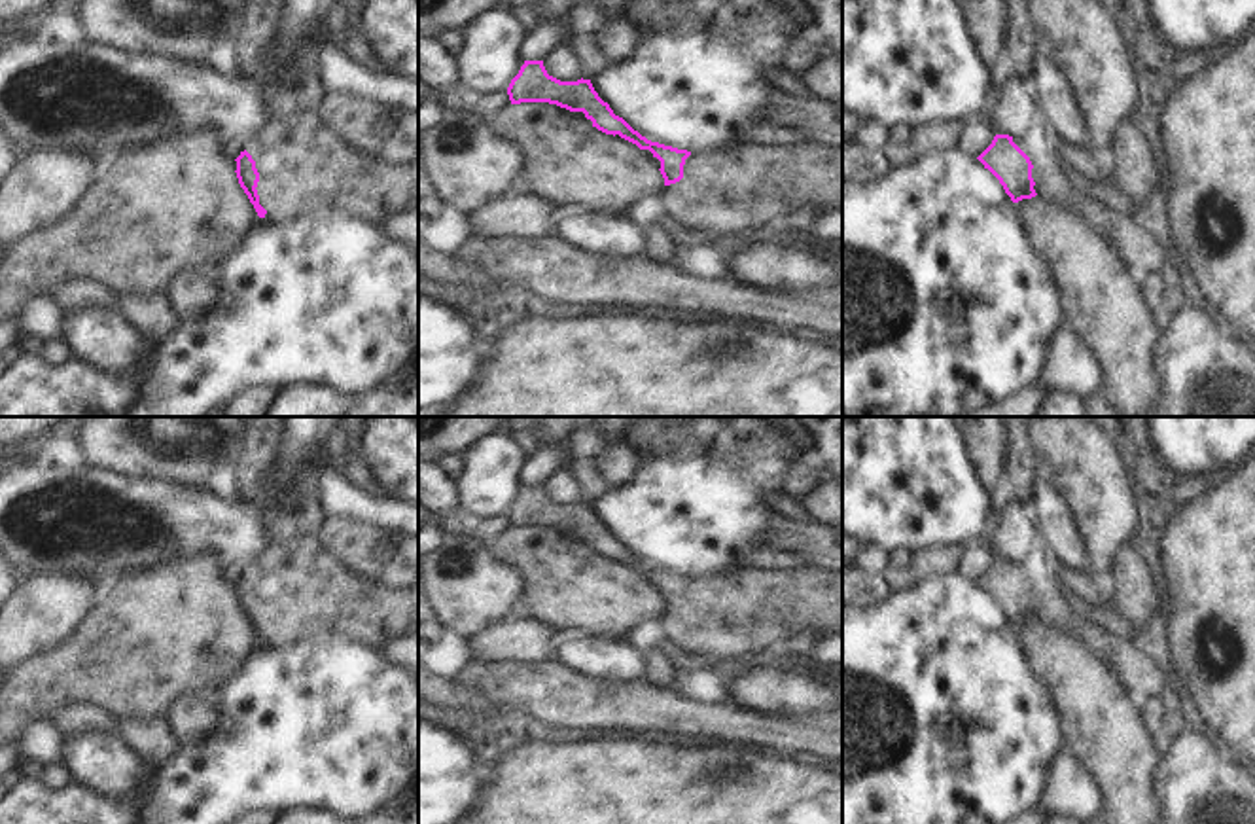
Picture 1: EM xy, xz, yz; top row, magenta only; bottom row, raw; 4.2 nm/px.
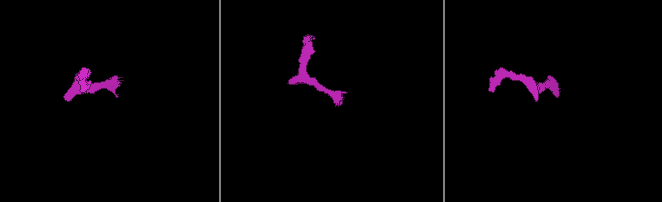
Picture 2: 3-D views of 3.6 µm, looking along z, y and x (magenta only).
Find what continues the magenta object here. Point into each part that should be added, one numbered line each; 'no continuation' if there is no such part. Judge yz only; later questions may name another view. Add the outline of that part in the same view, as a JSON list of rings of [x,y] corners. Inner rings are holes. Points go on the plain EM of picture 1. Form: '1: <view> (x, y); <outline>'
1: yz (1136, 673); [[[1034,591],[1032,602],[1041,625],[1056,627],[1075,638],[1107,667],[1126,693],[1147,699],[1160,695],[1168,686],[1168,672],[1151,655],[1140,652],[1130,640],[1113,638],[1092,623],[1081,623],[1060,593]]]

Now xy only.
1: xy (318, 591); [[[316,536],[269,540],[261,555],[282,582],[280,593],[259,600],[256,612],[269,646],[282,646],[327,629],[382,652],[390,640],[418,635],[418,585],[392,589],[360,576],[327,551]]]

